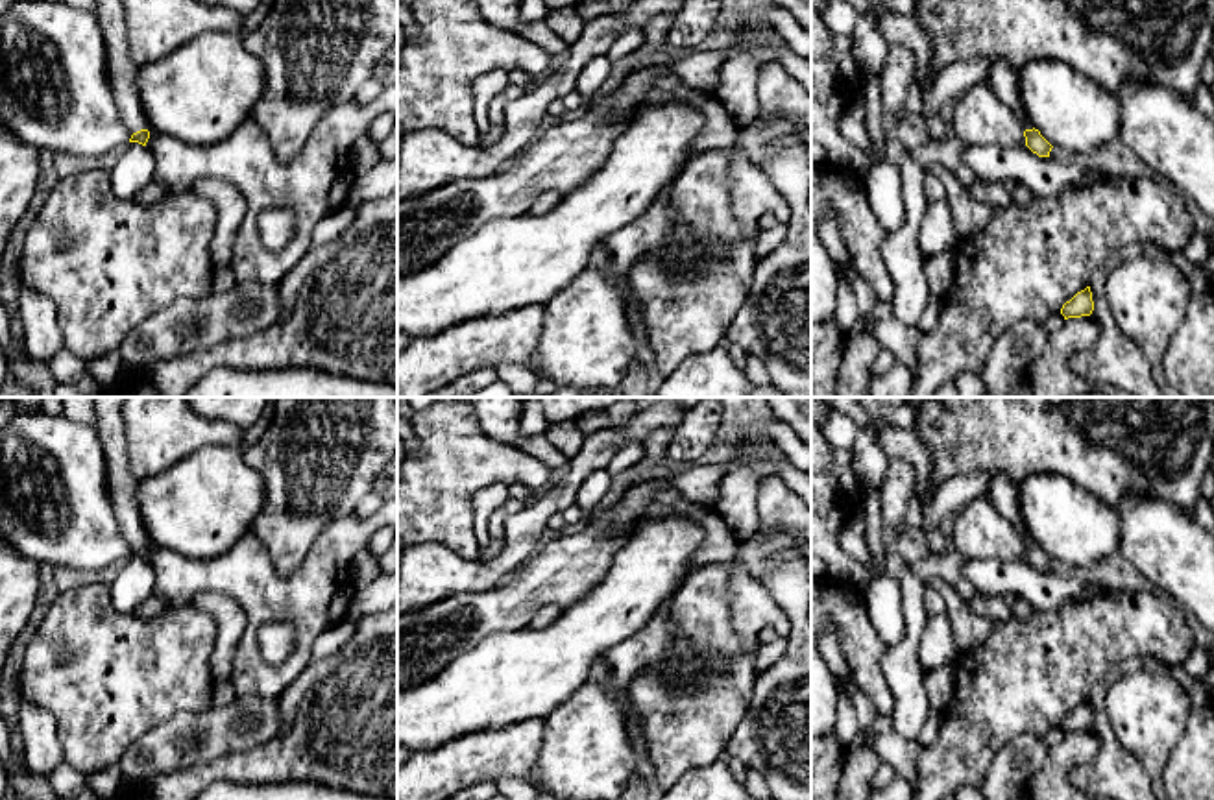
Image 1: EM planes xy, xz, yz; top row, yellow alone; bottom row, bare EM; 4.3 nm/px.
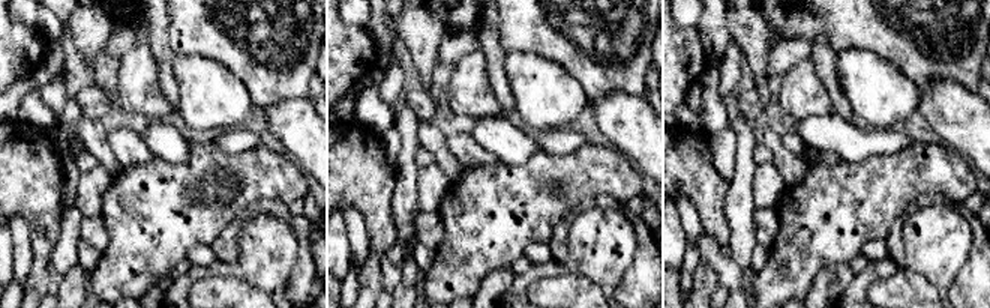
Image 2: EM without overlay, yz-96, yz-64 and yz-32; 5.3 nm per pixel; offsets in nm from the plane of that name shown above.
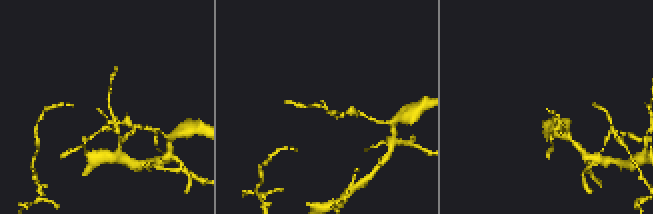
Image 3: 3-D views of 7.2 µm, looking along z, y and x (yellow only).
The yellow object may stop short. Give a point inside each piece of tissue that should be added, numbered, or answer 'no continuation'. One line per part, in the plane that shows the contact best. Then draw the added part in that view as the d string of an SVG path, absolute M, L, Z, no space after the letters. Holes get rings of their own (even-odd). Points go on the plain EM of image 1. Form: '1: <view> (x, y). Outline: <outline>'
1: xy (109, 427). Outline: M92 397L96 410L94 430L98 434L105 467L113 512L126 543L133 549L148 543L148 534L137 504L139 479L129 471L127 440L122 416L126 397Z

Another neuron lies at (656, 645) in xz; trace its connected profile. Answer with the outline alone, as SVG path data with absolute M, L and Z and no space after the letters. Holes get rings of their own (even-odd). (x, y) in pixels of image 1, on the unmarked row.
M669 604L662 606L645 628L612 647L601 660L610 669L610 687L623 700L630 684L649 669L673 669L691 684L715 671L708 663L708 654L676 632Z

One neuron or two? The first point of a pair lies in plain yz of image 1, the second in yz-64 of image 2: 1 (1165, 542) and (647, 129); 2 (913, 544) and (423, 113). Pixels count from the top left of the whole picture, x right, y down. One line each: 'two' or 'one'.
1: one
2: one

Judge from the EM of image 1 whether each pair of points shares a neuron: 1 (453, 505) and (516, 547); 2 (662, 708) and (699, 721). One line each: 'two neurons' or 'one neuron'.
1: two neurons
2: one neuron

